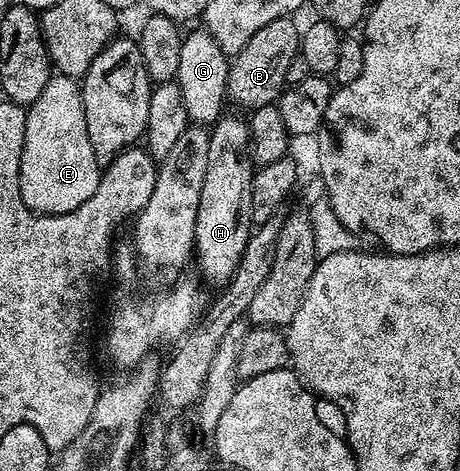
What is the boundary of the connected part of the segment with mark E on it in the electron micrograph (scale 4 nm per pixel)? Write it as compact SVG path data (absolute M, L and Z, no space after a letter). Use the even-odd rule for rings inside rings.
M59 72L42 88L38 100L26 110L26 140L20 157L20 191L28 210L36 214L72 214L74 208L96 197L102 164L90 148L90 132L86 132L86 108L82 104L81 83Z

